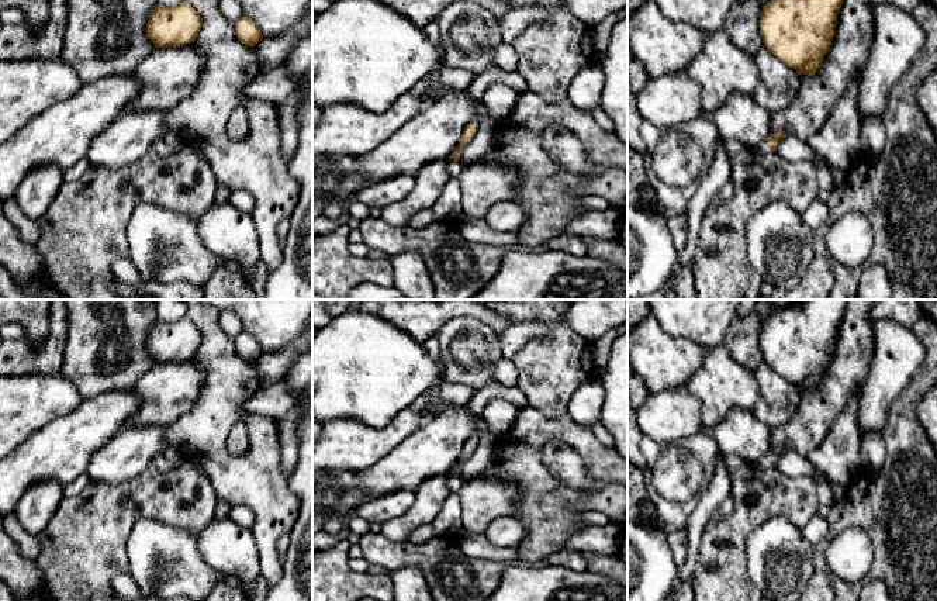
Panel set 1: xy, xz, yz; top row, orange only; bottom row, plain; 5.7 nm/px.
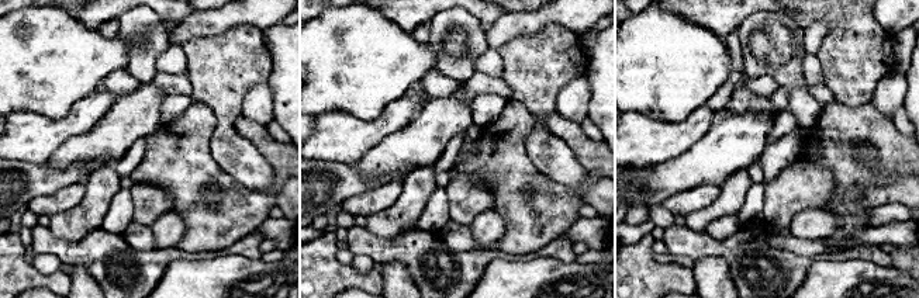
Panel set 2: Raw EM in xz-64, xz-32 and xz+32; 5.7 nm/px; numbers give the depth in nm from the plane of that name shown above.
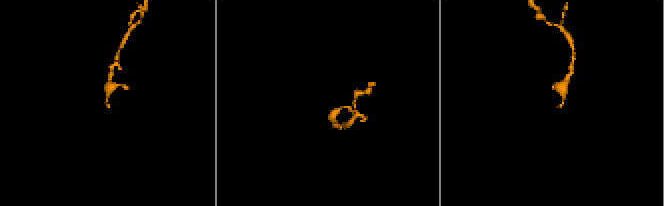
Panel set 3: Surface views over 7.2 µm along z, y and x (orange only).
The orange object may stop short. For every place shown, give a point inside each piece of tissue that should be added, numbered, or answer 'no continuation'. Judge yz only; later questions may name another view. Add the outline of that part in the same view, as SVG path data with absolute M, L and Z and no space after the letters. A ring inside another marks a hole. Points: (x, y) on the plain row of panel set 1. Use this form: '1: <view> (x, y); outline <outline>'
1: yz (763, 463); outline M764 456L761 460L751 463L750 467L754 470L764 470L770 467L768 456Z

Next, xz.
1: xz (483, 429); outline M484 419L480 422L478 425L478 431L471 436L471 439L478 443L481 441L481 438L484 435L487 435L490 431L488 431L488 426L487 424L484 422Z

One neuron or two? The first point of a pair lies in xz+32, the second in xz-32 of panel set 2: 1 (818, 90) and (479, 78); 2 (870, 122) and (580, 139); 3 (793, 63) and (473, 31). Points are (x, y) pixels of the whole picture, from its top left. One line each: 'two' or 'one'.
1: one
2: one
3: one

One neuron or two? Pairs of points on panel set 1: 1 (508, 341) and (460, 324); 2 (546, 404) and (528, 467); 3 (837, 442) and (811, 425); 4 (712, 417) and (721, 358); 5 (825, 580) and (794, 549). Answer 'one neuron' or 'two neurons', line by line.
1: two neurons
2: two neurons
3: two neurons
4: one neuron
5: two neurons

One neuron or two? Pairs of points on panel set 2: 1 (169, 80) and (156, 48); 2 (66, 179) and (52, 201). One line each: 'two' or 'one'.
1: two
2: two

